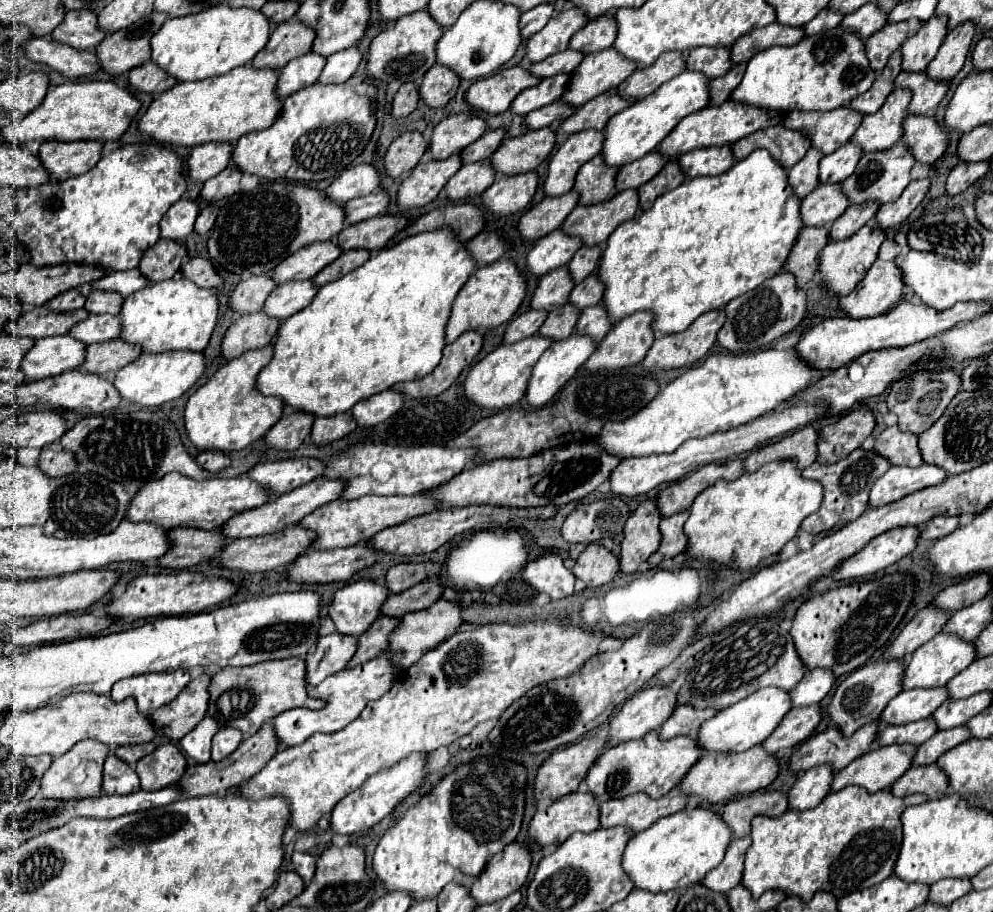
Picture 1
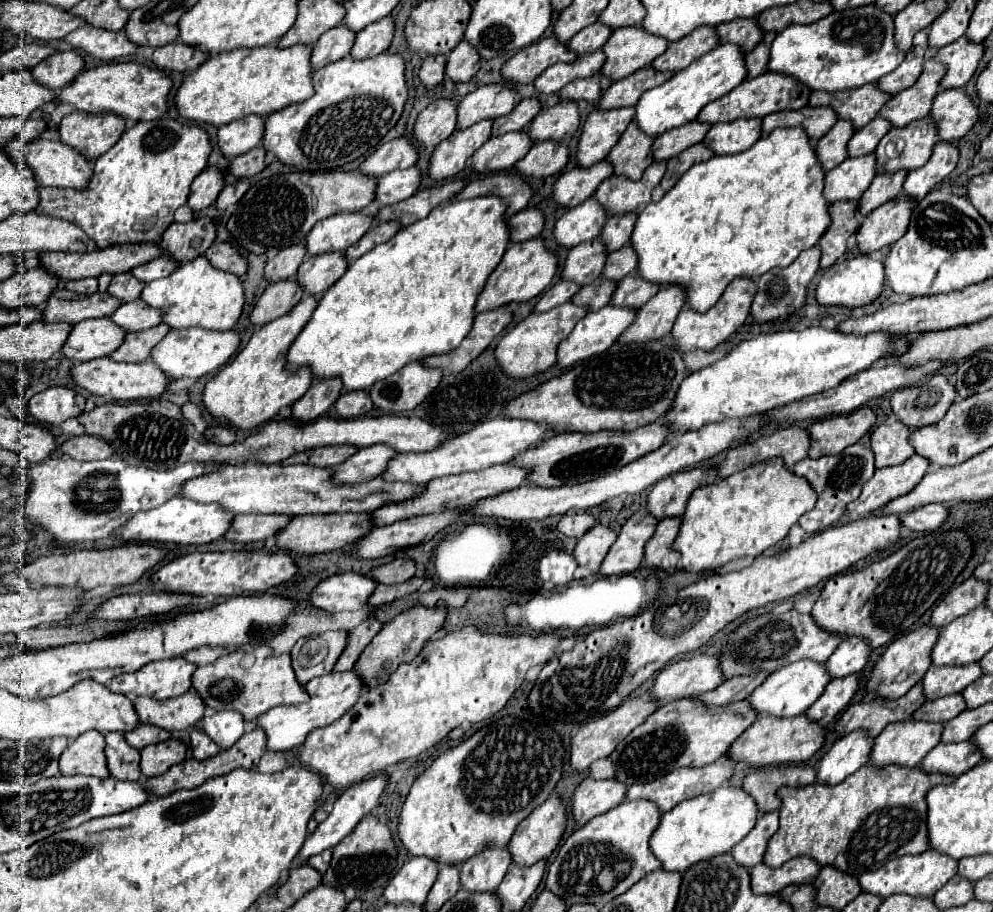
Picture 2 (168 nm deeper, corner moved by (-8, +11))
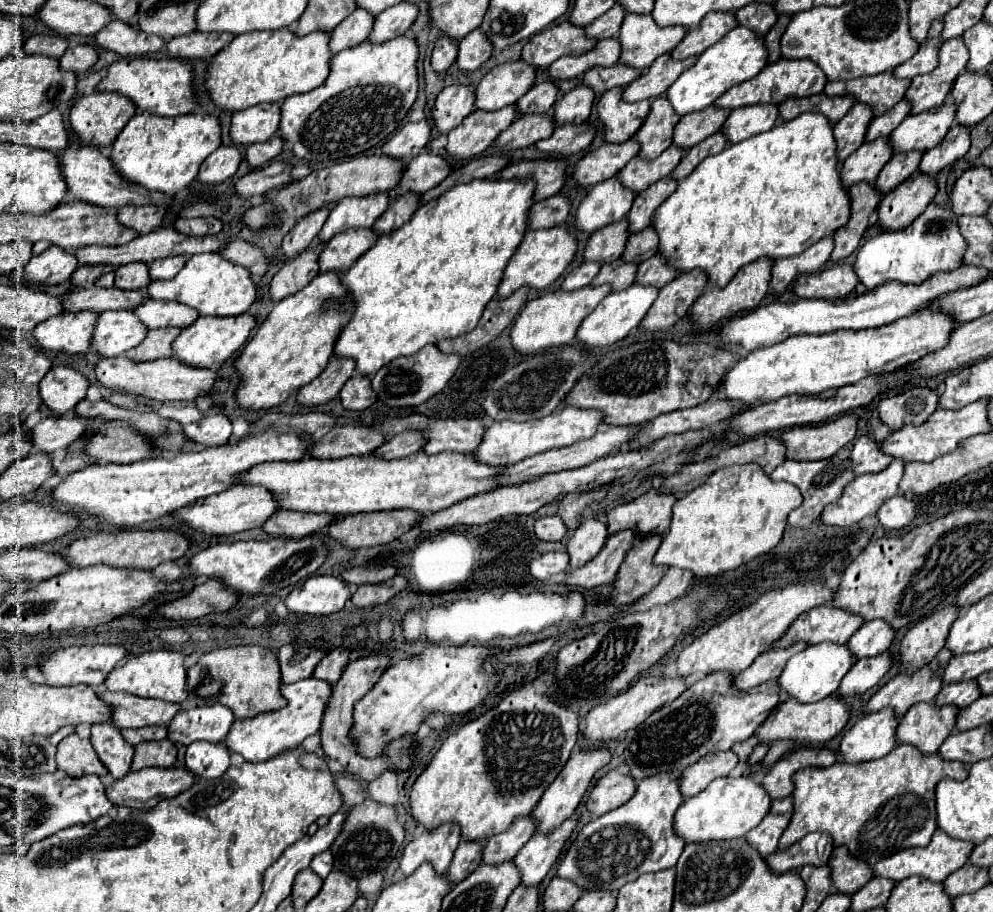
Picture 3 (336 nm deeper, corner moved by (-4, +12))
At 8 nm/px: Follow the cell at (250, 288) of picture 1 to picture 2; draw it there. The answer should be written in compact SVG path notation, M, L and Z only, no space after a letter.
M305 240L295 244L295 246L289 246L287 250L281 250L275 258L271 258L265 266L265 276L271 280L271 282L277 282L277 280L285 280L285 278L293 278L297 274L297 268L299 264L303 262L307 254L307 248L305 248Z

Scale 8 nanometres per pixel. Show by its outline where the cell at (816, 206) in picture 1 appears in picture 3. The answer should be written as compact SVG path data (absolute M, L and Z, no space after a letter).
M887 137L863 143L853 155L849 155L841 163L841 169L839 169L841 183L847 189L861 181L873 183L875 177L879 175L879 171L883 169L883 165L891 159L891 155L893 155L893 149L891 149Z

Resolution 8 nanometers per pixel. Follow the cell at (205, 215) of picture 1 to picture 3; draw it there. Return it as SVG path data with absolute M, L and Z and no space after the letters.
M273 161L271 165L257 169L257 171L251 171L245 177L241 177L233 185L233 191L237 197L243 197L243 199L261 197L269 189L279 189L279 185L287 185L291 181L289 169L291 169L291 165Z

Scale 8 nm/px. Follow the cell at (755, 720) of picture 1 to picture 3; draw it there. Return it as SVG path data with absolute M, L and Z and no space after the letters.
M823 643L823 645L809 645L805 651L793 655L783 673L777 679L779 691L785 693L787 697L807 705L807 703L815 703L821 701L829 695L833 695L839 687L839 681L843 679L843 675L847 673L847 669L853 665L853 657L847 649L847 645L831 645L831 643Z

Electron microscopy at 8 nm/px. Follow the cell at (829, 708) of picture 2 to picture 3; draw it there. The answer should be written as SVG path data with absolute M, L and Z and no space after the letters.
M889 653L871 657L871 659L859 659L847 671L847 675L841 679L837 695L843 697L843 699L863 695L869 687L873 687L889 671L889 665L891 665Z

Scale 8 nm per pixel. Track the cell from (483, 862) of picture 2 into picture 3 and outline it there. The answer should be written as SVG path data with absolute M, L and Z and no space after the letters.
M531 817L515 821L515 825L511 825L507 833L499 833L485 841L481 853L481 865L501 865L505 861L513 861L513 857L531 839L533 833L535 825Z

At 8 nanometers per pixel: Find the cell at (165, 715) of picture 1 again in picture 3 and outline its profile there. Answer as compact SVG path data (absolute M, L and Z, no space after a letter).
M103 691L99 697L113 705L113 721L119 729L123 727L145 727L145 725L169 725L171 717L181 711L181 705L137 697L131 693Z

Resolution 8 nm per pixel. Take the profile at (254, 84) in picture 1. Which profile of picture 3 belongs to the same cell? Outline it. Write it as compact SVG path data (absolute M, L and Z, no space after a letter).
M291 29L279 33L249 33L235 37L221 49L205 71L205 89L221 111L241 111L259 103L279 103L289 95L307 93L323 83L329 73L331 53L327 49L329 35L323 31L305 37L293 35Z

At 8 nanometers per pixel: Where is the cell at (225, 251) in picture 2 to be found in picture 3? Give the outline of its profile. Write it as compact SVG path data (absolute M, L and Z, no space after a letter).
M241 239L227 241L227 245L219 251L219 255L235 265L249 269L255 281L259 281L263 273L267 271L267 257L263 255L263 251L257 245L251 245L247 241L241 241Z

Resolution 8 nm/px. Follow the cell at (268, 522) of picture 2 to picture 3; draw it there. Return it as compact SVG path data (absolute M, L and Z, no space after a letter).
M279 509L261 525L261 529L273 537L303 539L307 535L321 531L333 519L335 519L333 515L315 515L315 513L297 513L297 511Z

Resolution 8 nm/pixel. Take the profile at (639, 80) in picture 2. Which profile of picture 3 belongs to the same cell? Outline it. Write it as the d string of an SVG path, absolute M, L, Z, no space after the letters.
M661 55L655 59L651 67L643 71L639 79L629 83L623 89L623 101L633 103L633 101L643 101L643 99L655 99L665 93L665 89L685 71L689 69L697 59L683 59L683 61L673 61L669 55Z

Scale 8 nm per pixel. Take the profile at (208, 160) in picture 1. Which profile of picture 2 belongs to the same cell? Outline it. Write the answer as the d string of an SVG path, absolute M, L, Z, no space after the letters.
M243 118L243 122L229 122L219 128L219 148L227 158L249 152L263 140L265 118Z

